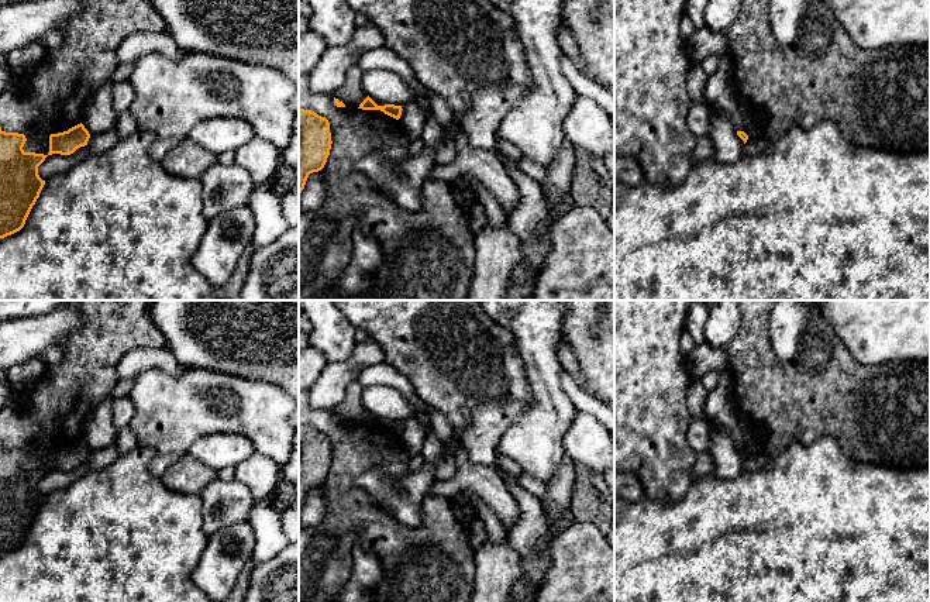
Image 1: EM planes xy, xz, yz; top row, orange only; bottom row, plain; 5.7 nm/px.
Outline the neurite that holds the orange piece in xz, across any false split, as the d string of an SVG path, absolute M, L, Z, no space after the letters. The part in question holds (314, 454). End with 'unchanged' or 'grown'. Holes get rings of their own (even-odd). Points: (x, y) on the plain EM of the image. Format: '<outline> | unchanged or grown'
M299 423L299 516L309 491L324 484L331 460L328 436Z | unchanged

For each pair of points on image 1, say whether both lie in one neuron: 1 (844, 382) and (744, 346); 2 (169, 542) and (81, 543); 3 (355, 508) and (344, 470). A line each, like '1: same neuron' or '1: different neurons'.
1: same neuron
2: same neuron
3: same neuron

